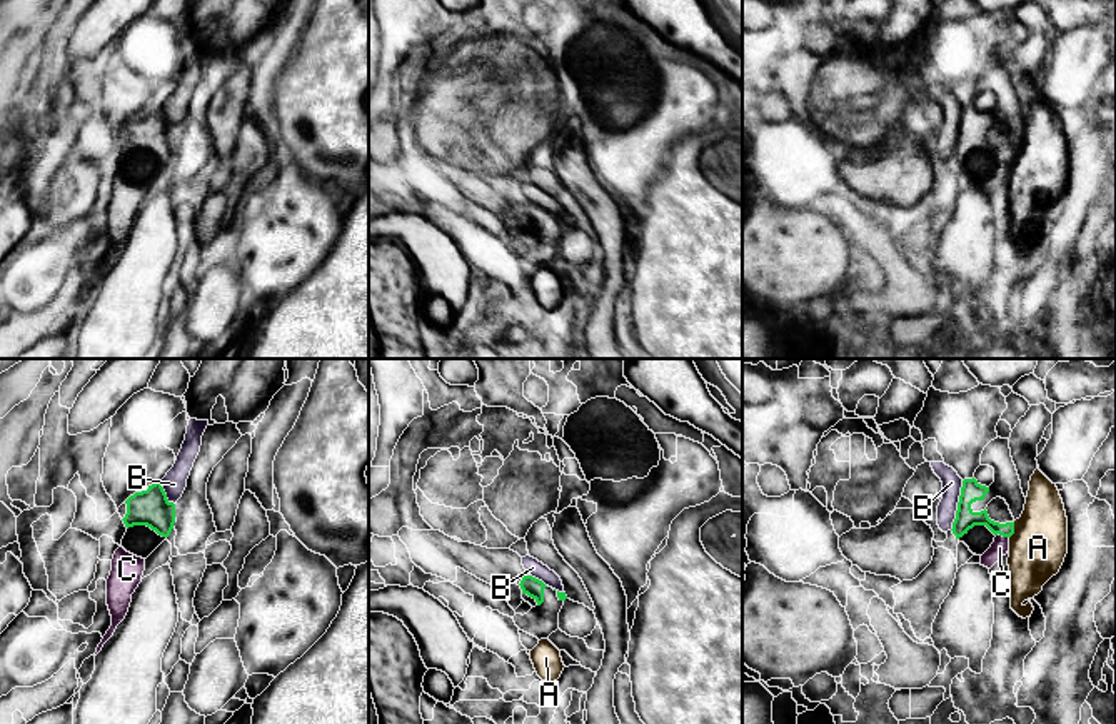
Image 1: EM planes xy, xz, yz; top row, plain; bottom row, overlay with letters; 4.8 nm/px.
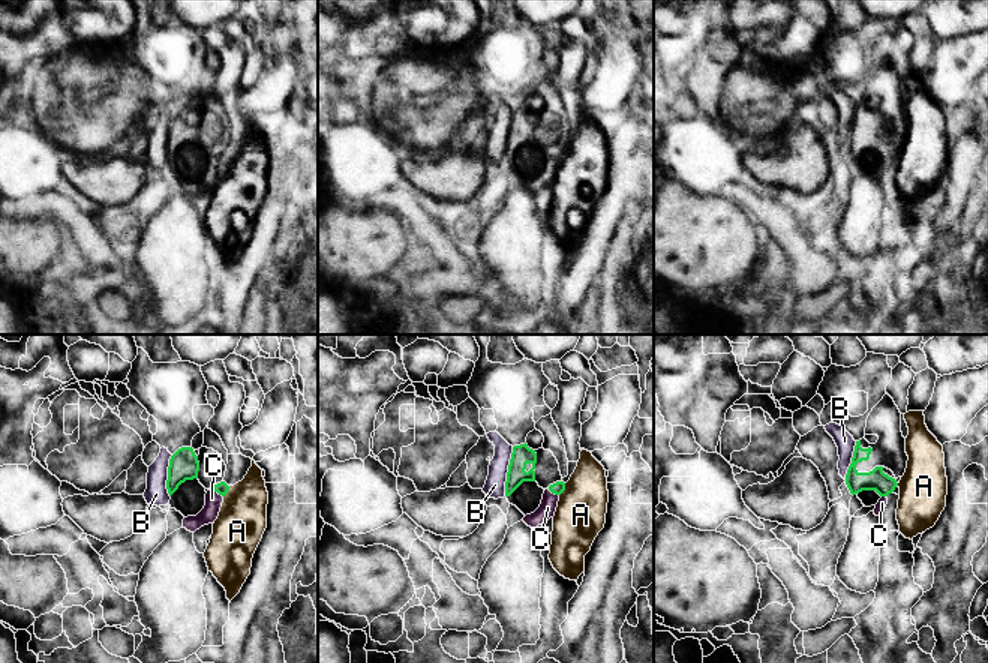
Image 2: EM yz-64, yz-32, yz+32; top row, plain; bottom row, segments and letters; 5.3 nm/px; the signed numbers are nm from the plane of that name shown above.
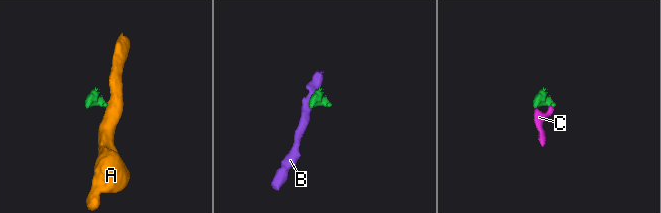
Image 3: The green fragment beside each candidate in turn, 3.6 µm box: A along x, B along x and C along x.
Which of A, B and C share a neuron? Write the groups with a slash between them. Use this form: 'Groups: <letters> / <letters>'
Groups: A / B / C

